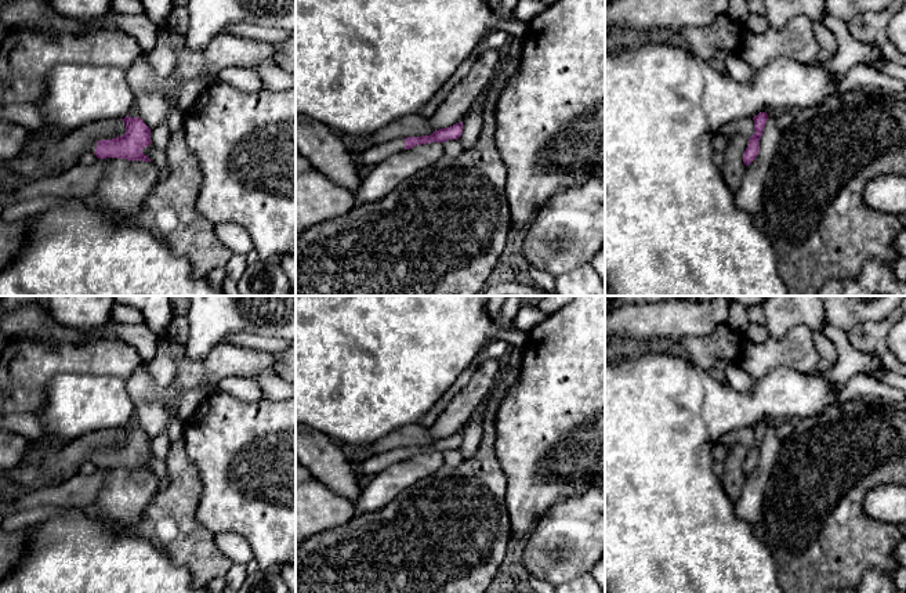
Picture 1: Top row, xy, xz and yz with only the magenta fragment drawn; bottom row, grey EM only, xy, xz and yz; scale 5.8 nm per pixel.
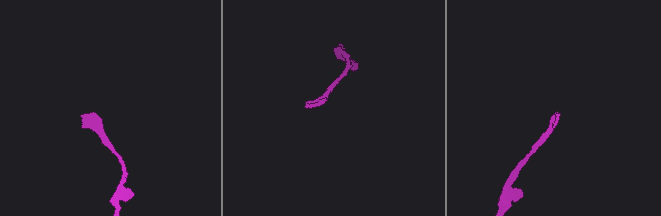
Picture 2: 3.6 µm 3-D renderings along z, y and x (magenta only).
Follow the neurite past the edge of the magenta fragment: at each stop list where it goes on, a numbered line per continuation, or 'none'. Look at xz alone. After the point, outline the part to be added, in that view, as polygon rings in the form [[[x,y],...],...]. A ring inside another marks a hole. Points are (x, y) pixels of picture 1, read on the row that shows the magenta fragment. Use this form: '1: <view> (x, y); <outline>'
1: xz (372, 156); [[[394,138],[389,141],[380,142],[362,153],[355,156],[355,160],[360,170],[366,171],[384,159],[401,152],[405,149],[405,138]]]

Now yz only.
none

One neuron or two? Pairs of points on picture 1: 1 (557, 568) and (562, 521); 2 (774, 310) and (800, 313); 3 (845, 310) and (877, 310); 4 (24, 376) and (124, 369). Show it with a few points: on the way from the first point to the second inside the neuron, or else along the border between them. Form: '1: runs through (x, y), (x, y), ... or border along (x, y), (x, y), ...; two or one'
1: runs through (560, 557), (562, 532); one
2: runs through (781, 310), (793, 310); one
3: runs through (854, 310), (869, 310); one
4: runs through (49, 360), (100, 360); one

